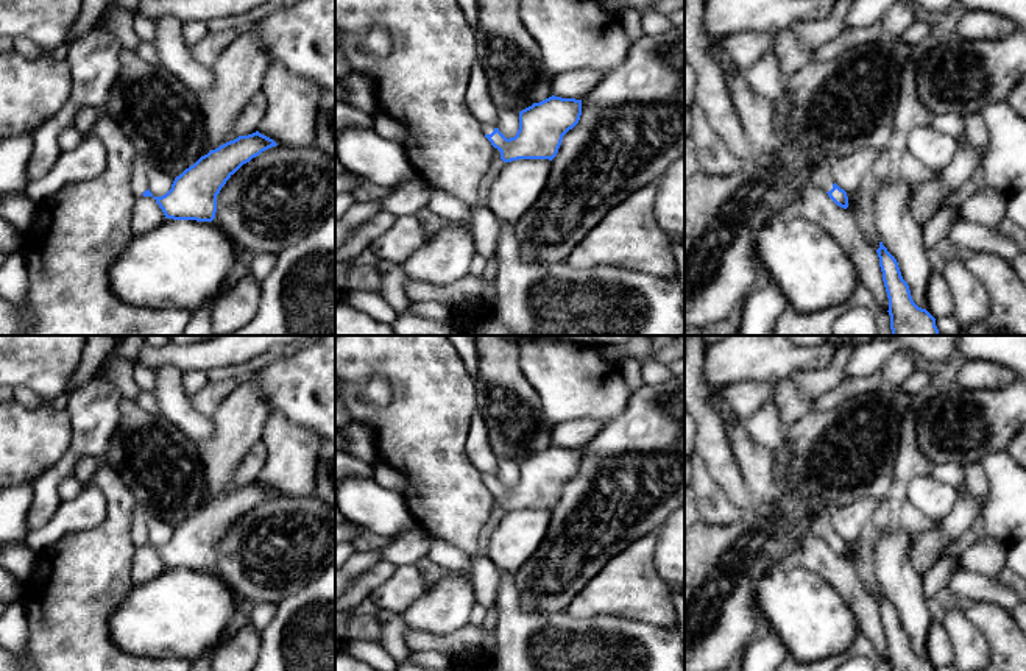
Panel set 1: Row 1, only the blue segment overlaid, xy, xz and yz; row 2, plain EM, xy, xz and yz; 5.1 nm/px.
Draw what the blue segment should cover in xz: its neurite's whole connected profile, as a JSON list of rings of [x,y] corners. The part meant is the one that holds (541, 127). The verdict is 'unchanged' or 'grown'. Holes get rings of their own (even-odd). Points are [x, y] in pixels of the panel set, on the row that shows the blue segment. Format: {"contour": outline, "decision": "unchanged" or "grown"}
{"contour": [[[549,97],[519,112],[519,130],[507,139],[499,128],[482,123],[485,137],[501,151],[504,162],[518,159],[552,161],[563,136],[572,130],[582,115],[582,100]]], "decision": "grown"}

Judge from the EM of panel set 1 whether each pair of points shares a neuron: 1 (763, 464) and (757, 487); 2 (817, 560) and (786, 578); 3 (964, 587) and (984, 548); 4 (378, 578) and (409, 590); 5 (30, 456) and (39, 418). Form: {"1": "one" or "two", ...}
{"1": "one", "2": "two", "3": "two", "4": "two", "5": "one"}

